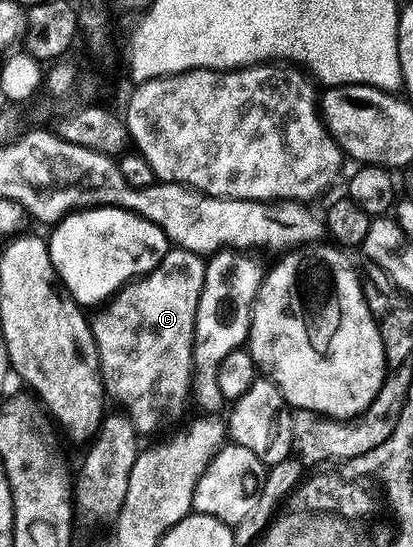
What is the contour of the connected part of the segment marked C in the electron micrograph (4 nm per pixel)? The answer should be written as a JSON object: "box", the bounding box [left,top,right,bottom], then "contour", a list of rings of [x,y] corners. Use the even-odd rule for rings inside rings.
{"box":[92,249,207,436],"contour":[[[171,249],[147,275],[131,279],[110,296],[105,305],[92,315],[94,340],[102,366],[102,383],[111,400],[119,403],[130,419],[134,430],[143,436],[150,435],[157,427],[170,423],[182,415],[186,395],[192,391],[192,345],[196,325],[196,305],[204,285],[207,260],[194,251]]]}

